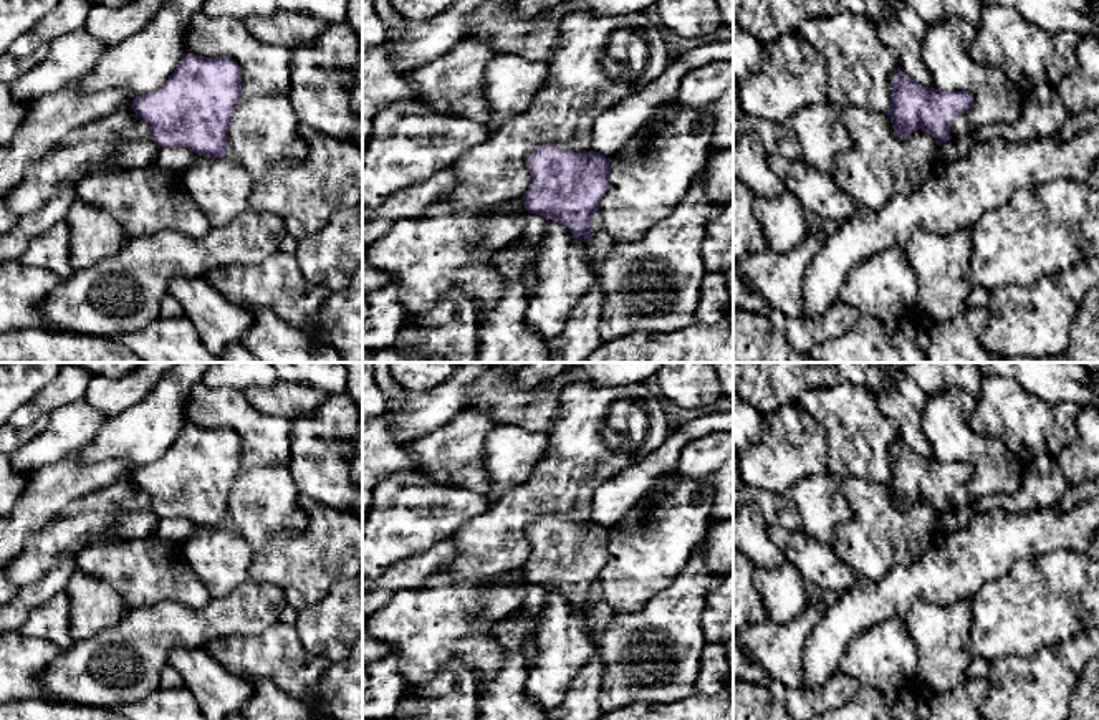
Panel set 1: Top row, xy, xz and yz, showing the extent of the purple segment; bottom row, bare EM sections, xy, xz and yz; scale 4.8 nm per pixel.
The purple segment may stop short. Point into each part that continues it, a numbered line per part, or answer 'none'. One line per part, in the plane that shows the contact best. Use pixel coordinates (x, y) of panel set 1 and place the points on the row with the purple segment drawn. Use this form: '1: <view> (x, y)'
none

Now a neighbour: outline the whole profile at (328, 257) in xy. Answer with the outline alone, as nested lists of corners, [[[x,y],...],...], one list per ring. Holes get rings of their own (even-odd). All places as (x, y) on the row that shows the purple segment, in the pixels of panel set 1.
[[[362,194],[354,207],[336,210],[319,232],[303,237],[295,258],[308,281],[329,293],[346,288],[362,263]]]

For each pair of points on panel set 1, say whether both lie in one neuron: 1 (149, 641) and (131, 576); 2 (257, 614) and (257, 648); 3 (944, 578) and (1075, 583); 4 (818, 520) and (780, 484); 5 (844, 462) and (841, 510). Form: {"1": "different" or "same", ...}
{"1": "different", "2": "different", "3": "different", "4": "different", "5": "different"}

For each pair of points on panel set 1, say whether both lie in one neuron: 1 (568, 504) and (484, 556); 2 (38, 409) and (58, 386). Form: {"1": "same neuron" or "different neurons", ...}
{"1": "same neuron", "2": "same neuron"}

